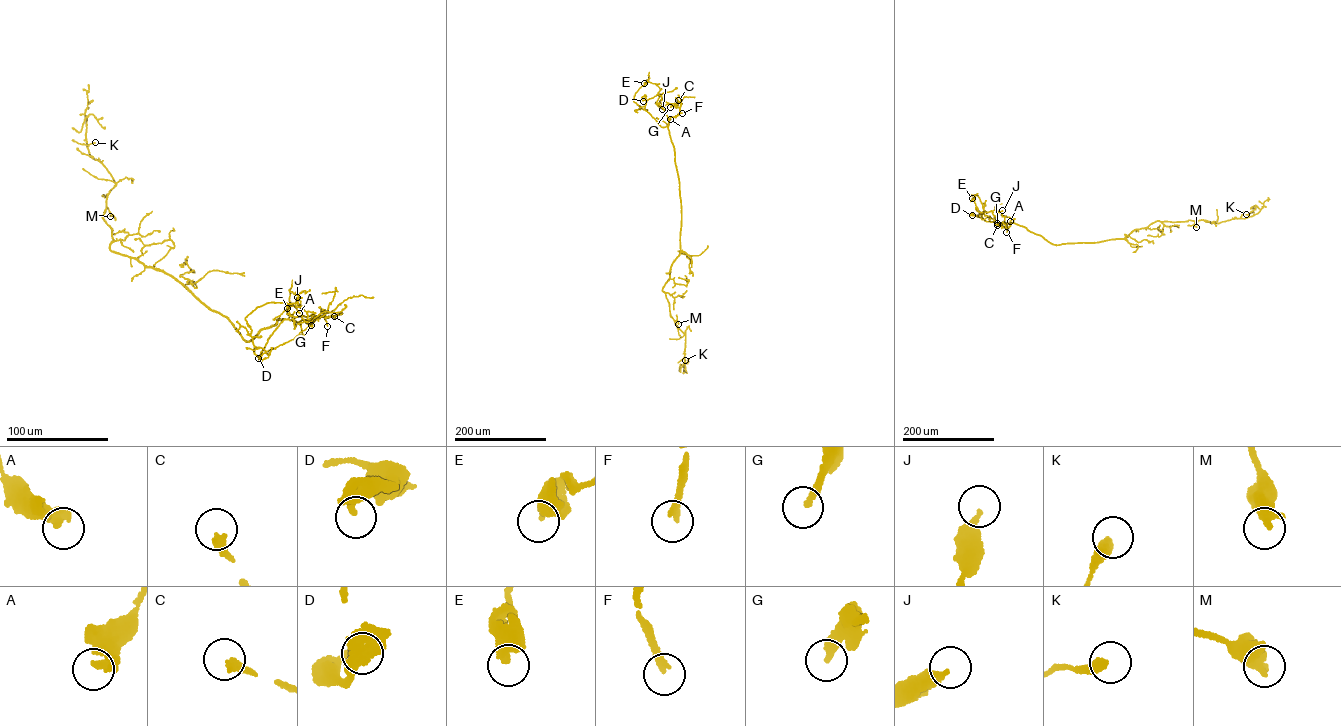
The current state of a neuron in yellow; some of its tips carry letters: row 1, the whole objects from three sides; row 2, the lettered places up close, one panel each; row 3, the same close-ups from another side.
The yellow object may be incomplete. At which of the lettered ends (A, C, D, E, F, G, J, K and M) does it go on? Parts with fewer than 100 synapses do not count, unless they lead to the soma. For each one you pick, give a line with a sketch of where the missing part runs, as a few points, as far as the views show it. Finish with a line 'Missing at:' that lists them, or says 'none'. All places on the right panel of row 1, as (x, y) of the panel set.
F: (1006, 232), (1004, 236), (992, 241), (994, 247)
Missing at: F

